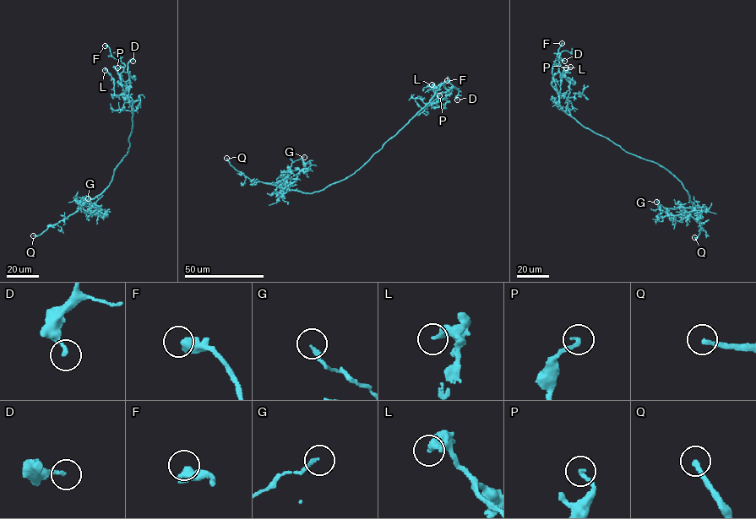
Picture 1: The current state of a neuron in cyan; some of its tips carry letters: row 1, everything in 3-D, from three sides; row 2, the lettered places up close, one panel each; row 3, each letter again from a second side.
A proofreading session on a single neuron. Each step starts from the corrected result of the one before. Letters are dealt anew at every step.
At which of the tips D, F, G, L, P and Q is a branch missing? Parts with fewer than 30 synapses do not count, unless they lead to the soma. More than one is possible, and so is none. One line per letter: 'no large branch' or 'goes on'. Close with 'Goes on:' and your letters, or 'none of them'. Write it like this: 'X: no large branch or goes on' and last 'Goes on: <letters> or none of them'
D: no large branch
F: no large branch
G: no large branch
L: no large branch
P: no large branch
Q: goes on
Goes on: Q

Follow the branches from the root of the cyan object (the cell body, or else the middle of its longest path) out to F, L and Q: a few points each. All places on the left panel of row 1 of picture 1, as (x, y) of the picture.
F: (127, 150), (133, 113), (121, 83), (120, 74), (125, 65), (120, 59), (112, 56), (105, 45)
L: (127, 150), (133, 116), (128, 98), (115, 94), (113, 79), (105, 70)
Q: (127, 150), (104, 191), (67, 218), (51, 224), (40, 235), (33, 235)

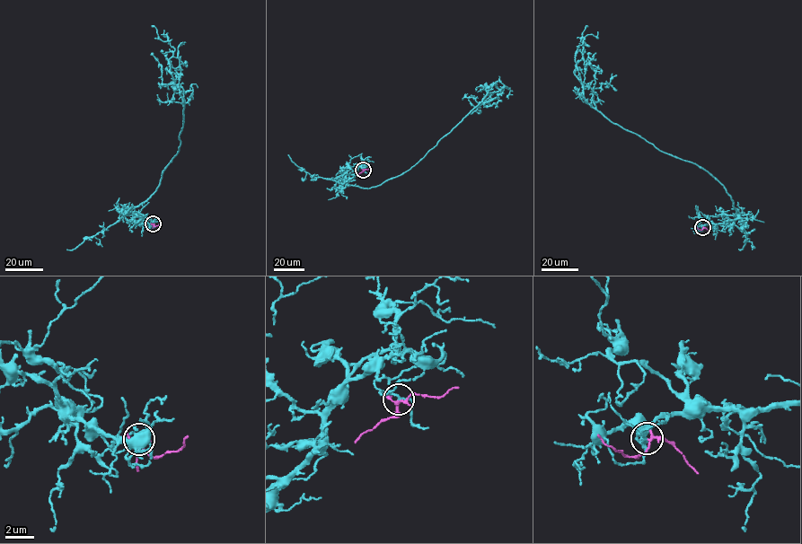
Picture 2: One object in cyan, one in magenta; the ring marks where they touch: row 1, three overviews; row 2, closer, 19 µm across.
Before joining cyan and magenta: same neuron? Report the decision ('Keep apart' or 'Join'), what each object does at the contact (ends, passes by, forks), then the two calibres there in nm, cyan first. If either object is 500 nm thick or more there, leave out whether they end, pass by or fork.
Keep apart. At the ring cyan passes by. At the ring magenta forks. Thickness 140 nm (cyan) against 100 nm

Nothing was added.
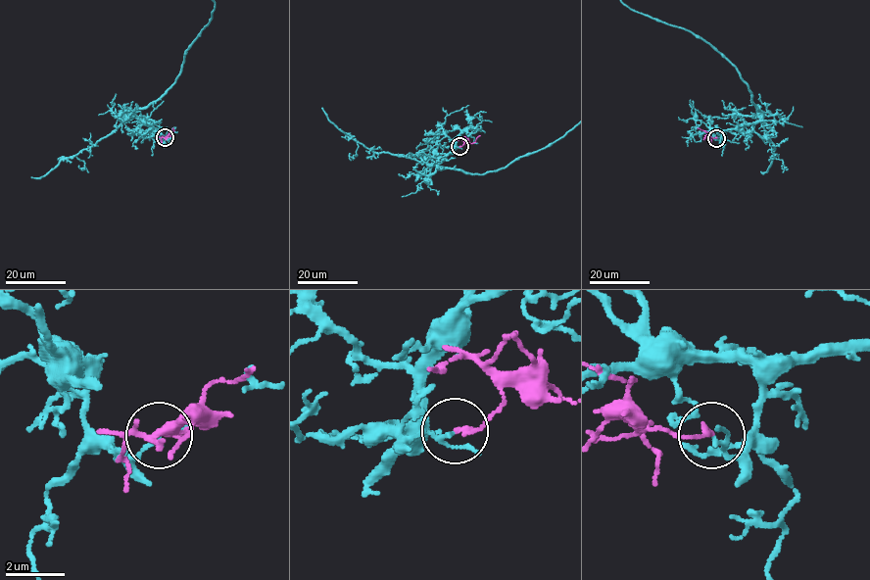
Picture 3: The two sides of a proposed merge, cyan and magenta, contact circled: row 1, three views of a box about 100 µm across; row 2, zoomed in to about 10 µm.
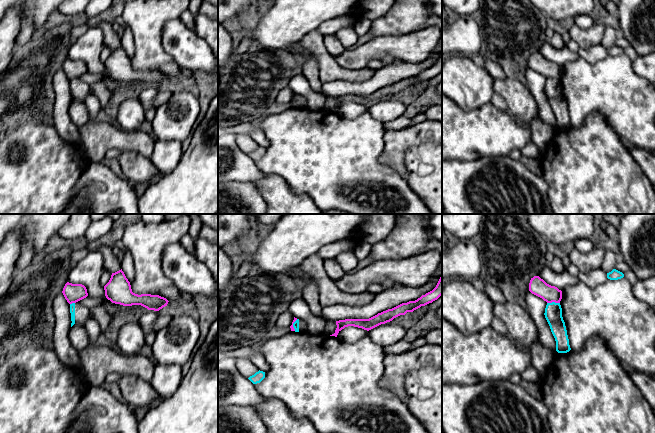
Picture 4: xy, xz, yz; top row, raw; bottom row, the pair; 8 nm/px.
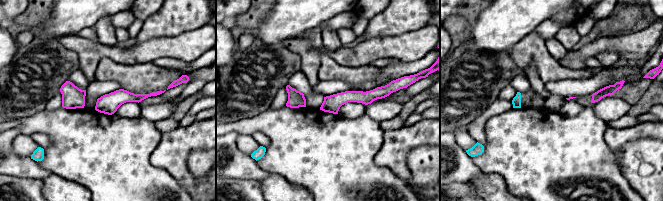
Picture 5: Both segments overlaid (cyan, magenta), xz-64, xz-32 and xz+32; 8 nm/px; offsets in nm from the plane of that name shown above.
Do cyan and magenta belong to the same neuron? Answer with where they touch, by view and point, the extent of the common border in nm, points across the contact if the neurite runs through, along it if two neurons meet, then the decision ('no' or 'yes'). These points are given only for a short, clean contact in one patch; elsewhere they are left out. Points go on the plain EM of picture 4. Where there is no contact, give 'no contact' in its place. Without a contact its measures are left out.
yz (553, 78) | 100 nm | along yz (559, 78), (547, 79) | no

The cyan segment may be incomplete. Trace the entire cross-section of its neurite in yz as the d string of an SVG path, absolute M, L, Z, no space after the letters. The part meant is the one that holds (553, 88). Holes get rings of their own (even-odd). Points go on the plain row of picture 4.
M547 79L545 94L556 117L556 127L567 129L571 126L560 79Z

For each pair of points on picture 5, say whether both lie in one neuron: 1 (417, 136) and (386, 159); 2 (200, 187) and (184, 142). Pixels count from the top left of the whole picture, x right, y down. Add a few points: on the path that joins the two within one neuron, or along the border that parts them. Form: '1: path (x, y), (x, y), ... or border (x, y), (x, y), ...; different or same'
1: path (409, 137), (394, 151); same
2: path (188, 178), (181, 171), (181, 154); same

